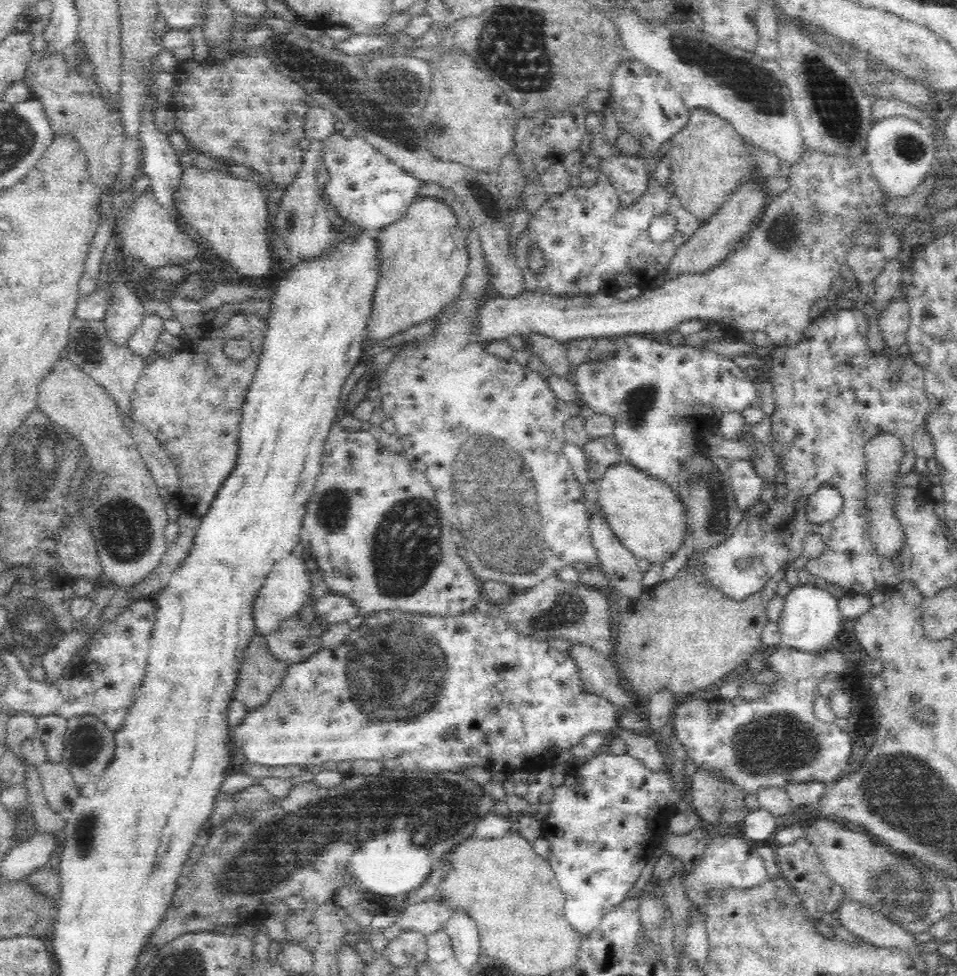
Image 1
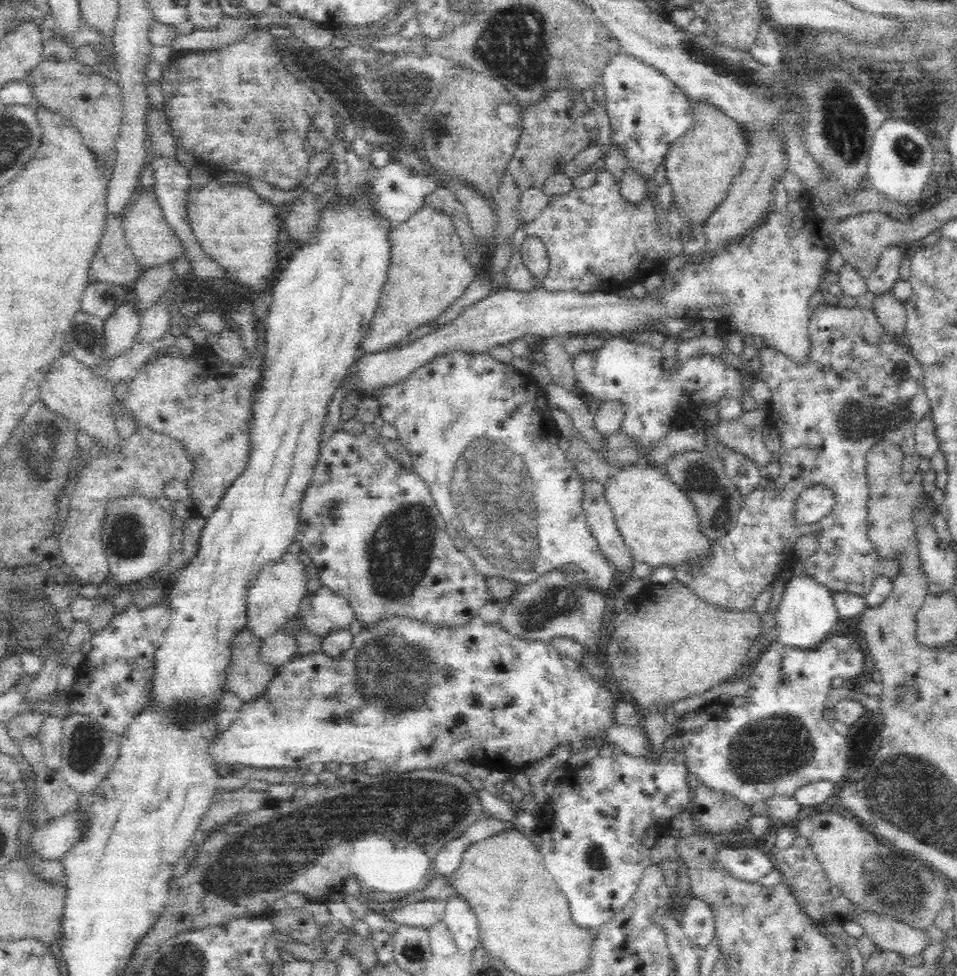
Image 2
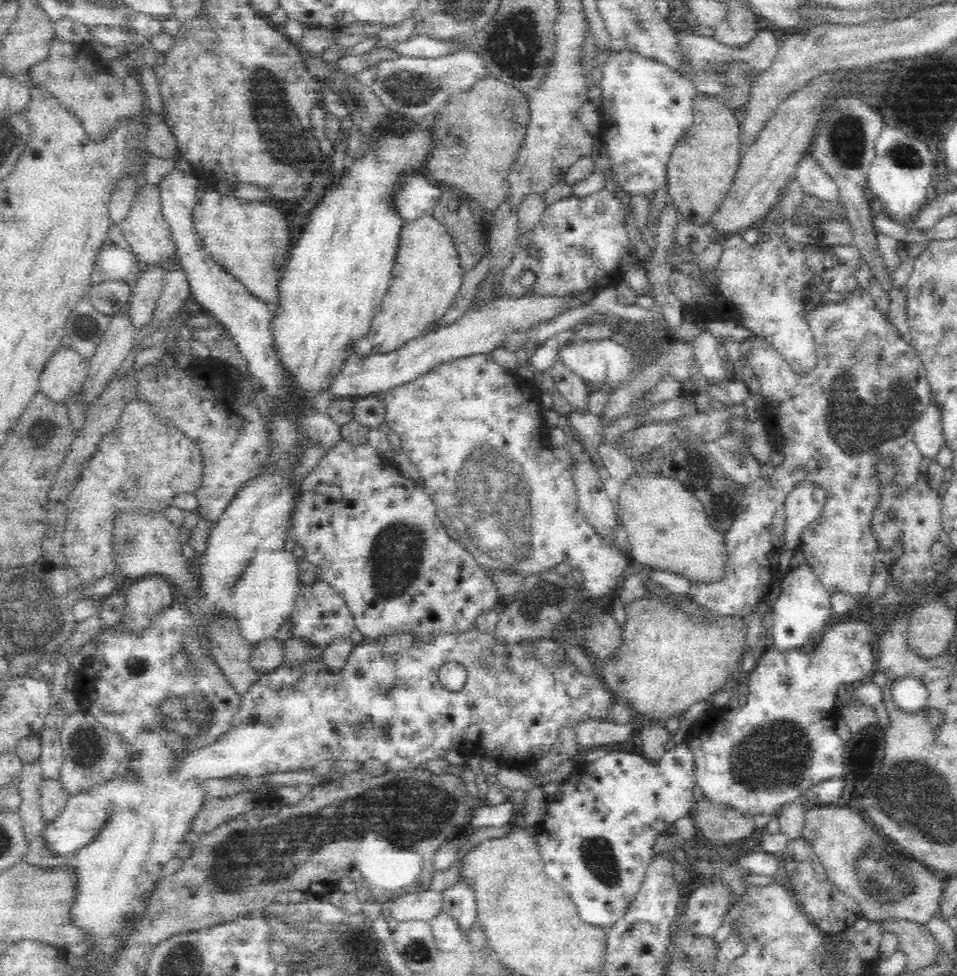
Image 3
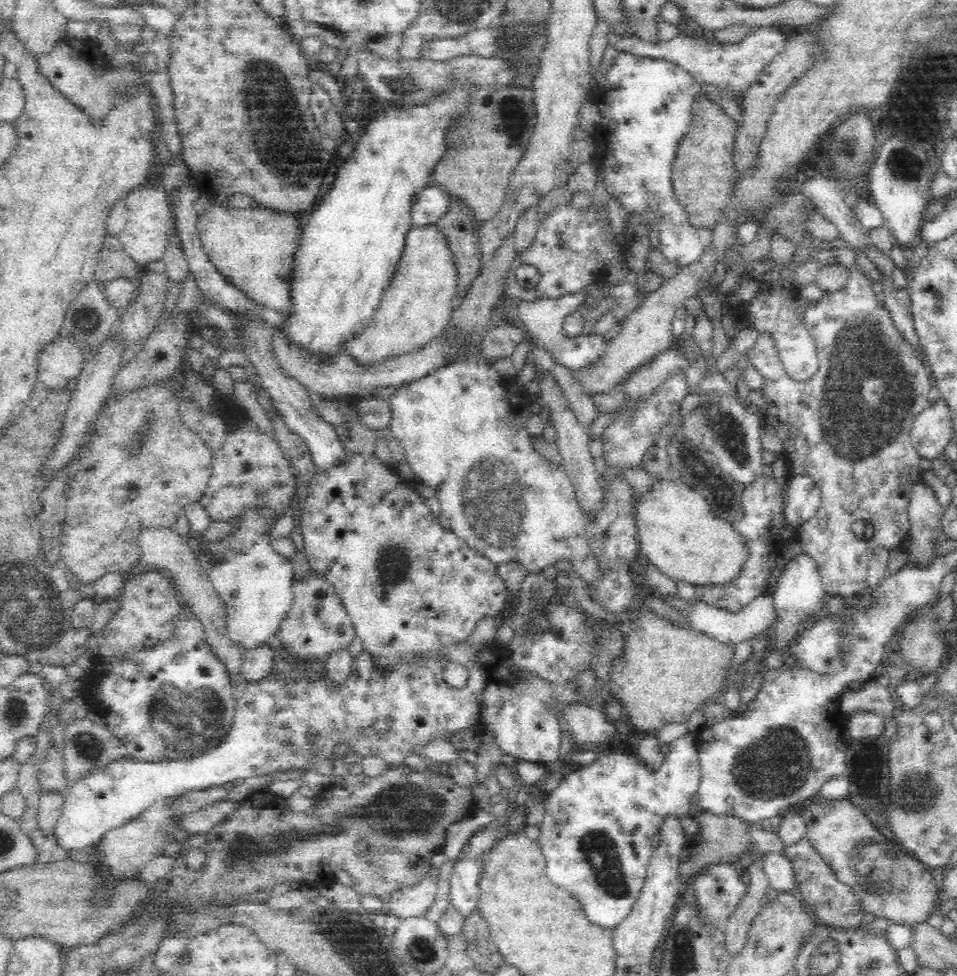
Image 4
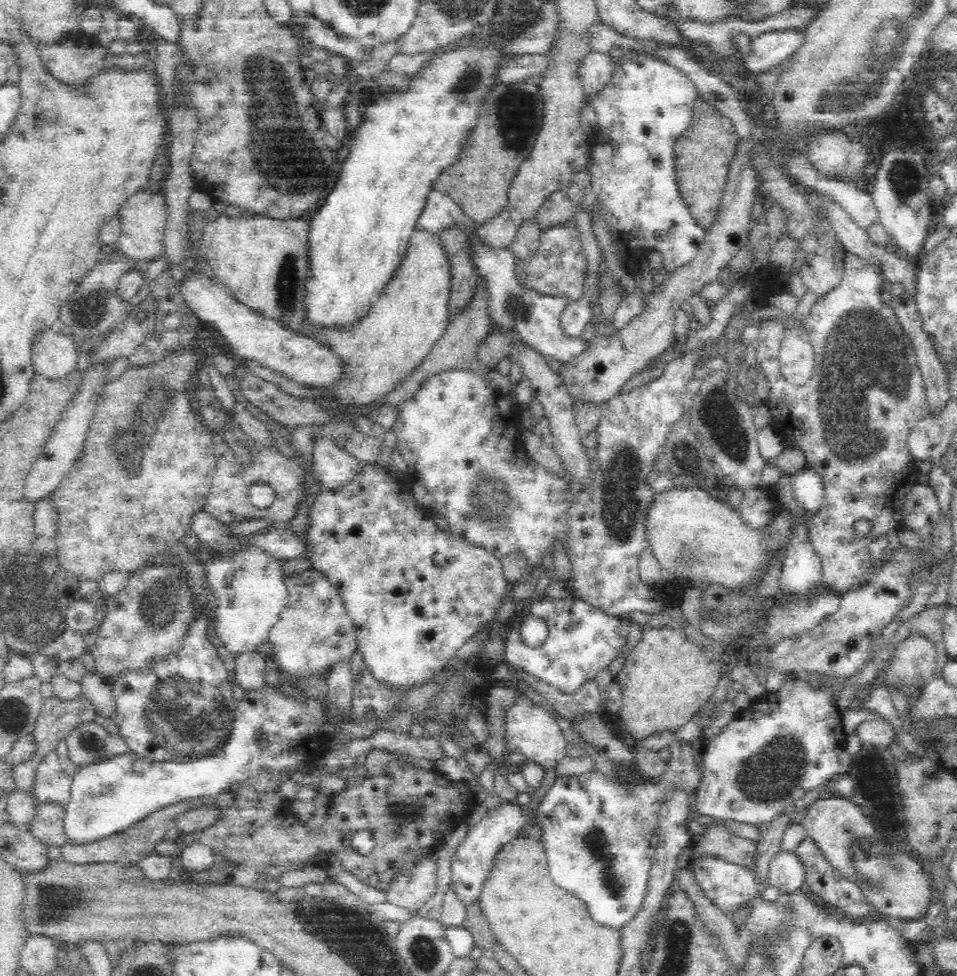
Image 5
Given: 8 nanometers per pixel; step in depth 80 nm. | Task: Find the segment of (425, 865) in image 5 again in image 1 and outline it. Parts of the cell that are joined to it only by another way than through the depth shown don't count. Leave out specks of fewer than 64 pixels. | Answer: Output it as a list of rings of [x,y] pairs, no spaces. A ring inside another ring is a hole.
[[[431,899],[421,904],[410,905],[397,916],[396,923],[404,932],[416,932],[428,938],[436,932],[444,931],[451,916],[444,904]]]

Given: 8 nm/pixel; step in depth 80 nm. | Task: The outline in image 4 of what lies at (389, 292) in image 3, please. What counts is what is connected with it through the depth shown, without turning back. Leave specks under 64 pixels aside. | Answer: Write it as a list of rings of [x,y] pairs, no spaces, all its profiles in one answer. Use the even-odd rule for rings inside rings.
[[[426,222],[410,224],[404,235],[404,247],[400,250],[392,280],[372,320],[364,332],[351,338],[345,346],[347,352],[351,352],[362,364],[424,344],[449,324],[460,286],[455,256],[445,234],[434,222]]]

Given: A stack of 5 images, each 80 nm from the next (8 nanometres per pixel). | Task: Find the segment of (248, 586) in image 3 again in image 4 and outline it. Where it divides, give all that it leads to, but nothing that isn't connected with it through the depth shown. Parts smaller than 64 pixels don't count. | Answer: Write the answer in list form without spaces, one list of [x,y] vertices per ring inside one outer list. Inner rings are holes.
[[[260,542],[260,544],[252,546],[246,554],[228,560],[228,564],[218,566],[216,570],[211,570],[213,564],[208,559],[206,552],[198,556],[198,560],[199,564],[206,569],[209,580],[212,581],[212,585],[218,592],[228,611],[229,623],[227,629],[230,631],[231,636],[239,640],[249,649],[268,640],[275,633],[278,634],[282,621],[291,609],[294,598],[293,584],[297,580],[296,573],[299,568],[292,559],[292,554],[282,554],[281,552],[275,551],[270,544]]]

